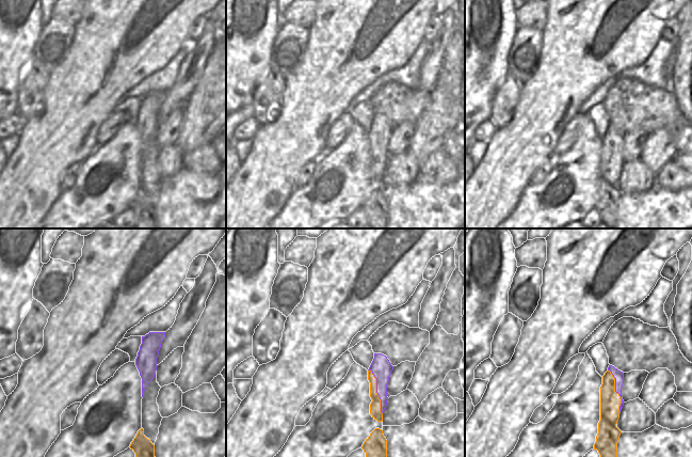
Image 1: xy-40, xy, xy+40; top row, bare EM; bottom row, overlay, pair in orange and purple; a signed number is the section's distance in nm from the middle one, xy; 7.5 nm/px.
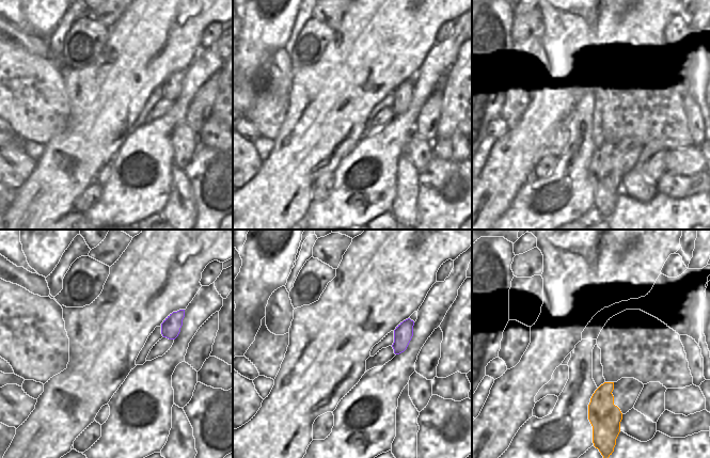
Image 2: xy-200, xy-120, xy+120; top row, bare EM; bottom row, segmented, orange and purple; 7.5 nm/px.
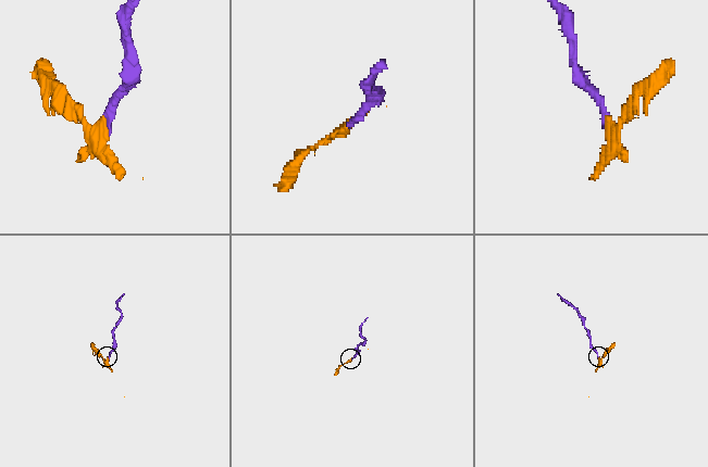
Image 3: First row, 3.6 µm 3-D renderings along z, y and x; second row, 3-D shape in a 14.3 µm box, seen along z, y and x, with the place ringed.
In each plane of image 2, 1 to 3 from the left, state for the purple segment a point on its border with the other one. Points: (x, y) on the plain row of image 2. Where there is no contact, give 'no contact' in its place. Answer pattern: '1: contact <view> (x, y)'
1: no contact
2: no contact
3: no contact

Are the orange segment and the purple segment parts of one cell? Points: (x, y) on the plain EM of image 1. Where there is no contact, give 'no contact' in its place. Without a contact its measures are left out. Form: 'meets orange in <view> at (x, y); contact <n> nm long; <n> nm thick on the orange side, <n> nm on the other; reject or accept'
meets orange in xy at (375, 152); contact 360 nm long; 80 nm thick on the orange side, 160 nm on the other; reject

